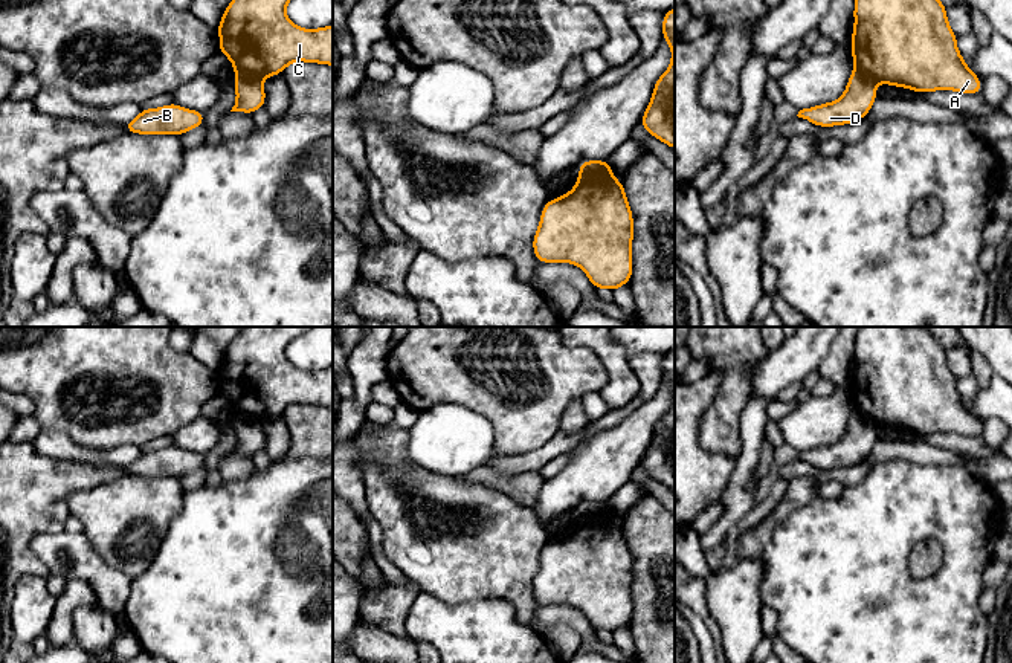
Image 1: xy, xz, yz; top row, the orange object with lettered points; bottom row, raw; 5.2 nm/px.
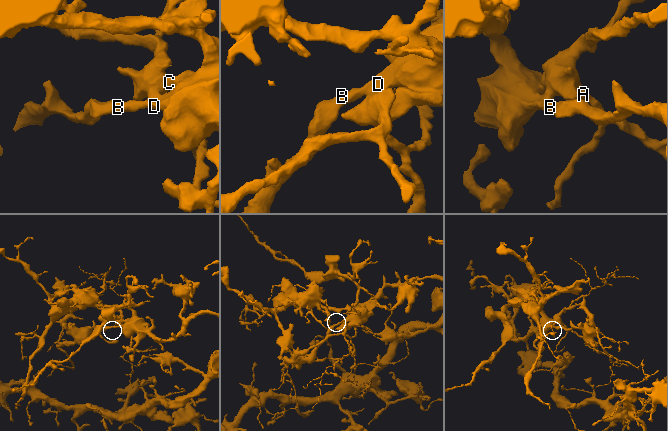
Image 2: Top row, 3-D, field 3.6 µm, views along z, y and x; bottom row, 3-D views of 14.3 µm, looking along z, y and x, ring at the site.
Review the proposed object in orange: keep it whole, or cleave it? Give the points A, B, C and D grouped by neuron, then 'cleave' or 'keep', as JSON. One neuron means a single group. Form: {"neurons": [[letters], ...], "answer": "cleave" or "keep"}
{"neurons": [["A", "C"], ["B", "D"]], "answer": "cleave"}

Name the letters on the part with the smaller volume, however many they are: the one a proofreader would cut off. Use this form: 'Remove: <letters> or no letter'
Remove: A, C

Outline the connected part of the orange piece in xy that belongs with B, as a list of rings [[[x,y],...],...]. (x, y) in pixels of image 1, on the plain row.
[[[179,446],[159,451],[145,449],[133,463],[124,466],[124,474],[134,477],[176,477],[180,478],[205,466],[205,455],[188,452]]]

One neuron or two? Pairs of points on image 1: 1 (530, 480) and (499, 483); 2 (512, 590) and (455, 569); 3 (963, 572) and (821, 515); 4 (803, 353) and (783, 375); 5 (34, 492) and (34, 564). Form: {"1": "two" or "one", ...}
{"1": "one", "2": "one", "3": "one", "4": "one", "5": "one"}

